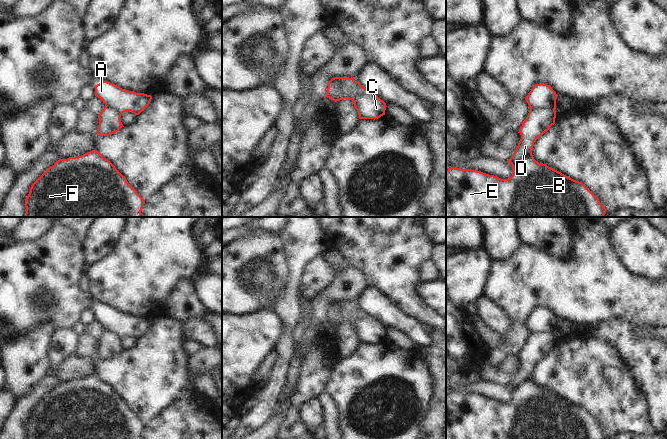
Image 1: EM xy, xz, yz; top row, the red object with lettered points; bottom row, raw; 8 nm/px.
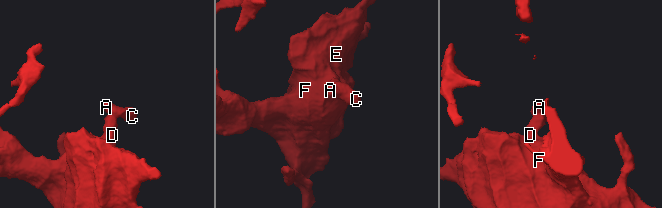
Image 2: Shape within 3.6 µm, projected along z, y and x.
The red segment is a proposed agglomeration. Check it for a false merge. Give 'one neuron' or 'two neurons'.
two neurons

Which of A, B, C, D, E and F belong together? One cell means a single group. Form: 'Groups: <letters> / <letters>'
Groups: A C / B D E F.

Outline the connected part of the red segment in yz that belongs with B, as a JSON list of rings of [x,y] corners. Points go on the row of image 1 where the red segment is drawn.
[[[530,109],[518,132],[521,139],[516,151],[507,161],[513,169],[508,179],[471,169],[451,167],[446,170],[446,217],[603,217],[606,208],[582,182],[539,163],[532,155],[534,143],[555,124],[555,118],[555,109]]]

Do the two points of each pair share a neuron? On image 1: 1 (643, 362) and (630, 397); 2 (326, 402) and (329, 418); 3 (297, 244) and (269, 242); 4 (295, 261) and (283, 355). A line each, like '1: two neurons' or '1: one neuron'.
1: two neurons
2: one neuron
3: two neurons
4: one neuron

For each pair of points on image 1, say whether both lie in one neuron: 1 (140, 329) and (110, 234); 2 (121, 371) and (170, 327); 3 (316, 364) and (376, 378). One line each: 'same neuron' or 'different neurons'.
1: different neurons
2: same neuron
3: different neurons

